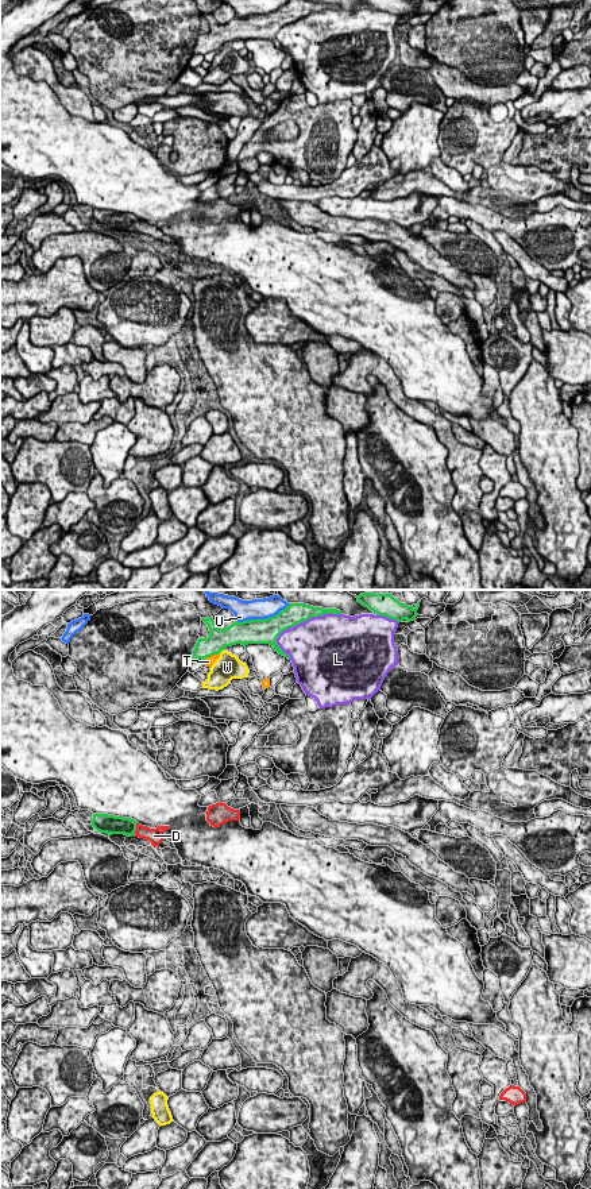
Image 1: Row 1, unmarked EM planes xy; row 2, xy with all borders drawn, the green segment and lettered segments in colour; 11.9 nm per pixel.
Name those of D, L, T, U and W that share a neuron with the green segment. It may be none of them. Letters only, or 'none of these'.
D

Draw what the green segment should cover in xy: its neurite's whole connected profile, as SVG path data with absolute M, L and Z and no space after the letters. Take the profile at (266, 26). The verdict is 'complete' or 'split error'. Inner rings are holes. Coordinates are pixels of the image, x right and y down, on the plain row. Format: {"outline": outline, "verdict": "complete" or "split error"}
{"outline": "M289 0L285 5L281 5L275 12L266 15L250 15L244 18L233 18L225 24L219 24L213 13L202 13L208 20L210 30L206 34L198 34L193 46L192 54L210 53L221 49L227 42L236 39L270 39L275 47L289 53L277 39L278 31L312 12L320 12L324 9L341 9L337 4L313 3L309 0Z", "verdict": "complete"}

